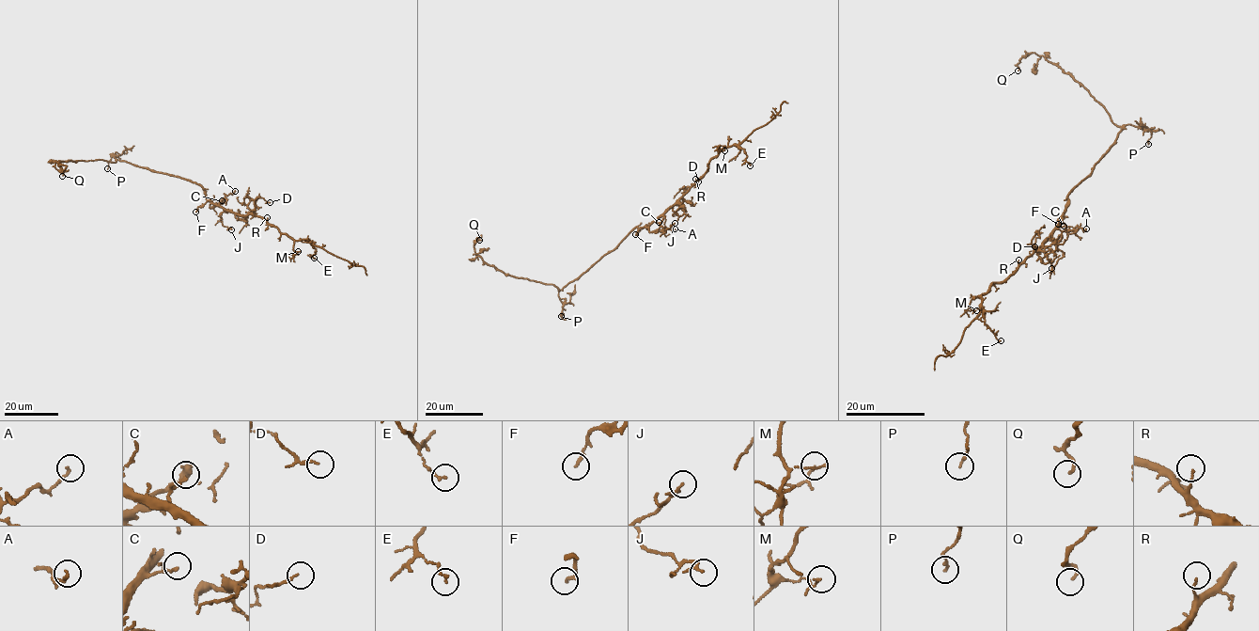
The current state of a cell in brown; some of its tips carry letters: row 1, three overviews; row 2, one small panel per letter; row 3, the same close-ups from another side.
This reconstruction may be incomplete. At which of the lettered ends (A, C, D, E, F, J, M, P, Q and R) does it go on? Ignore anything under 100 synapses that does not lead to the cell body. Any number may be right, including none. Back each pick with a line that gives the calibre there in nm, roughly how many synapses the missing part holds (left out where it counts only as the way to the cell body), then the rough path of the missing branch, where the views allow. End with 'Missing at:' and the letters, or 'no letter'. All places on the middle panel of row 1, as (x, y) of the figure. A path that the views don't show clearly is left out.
Missing at: no letter

